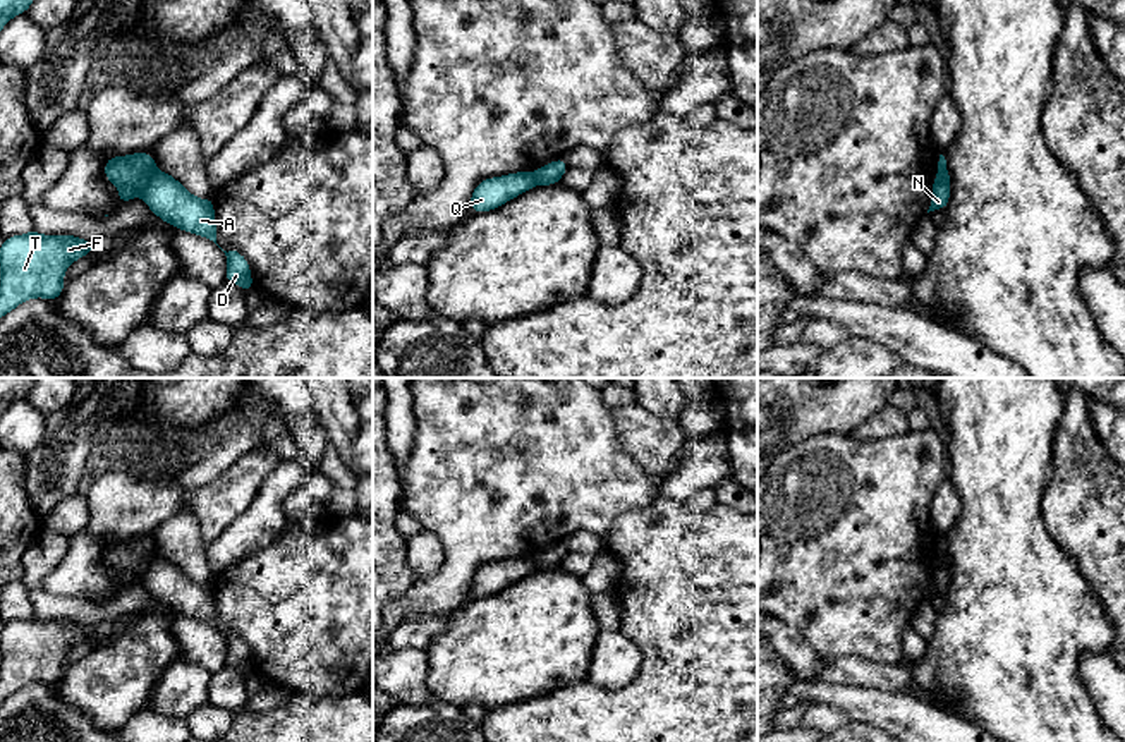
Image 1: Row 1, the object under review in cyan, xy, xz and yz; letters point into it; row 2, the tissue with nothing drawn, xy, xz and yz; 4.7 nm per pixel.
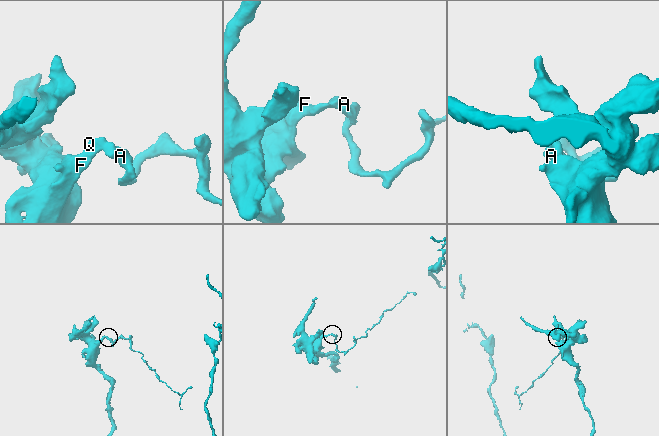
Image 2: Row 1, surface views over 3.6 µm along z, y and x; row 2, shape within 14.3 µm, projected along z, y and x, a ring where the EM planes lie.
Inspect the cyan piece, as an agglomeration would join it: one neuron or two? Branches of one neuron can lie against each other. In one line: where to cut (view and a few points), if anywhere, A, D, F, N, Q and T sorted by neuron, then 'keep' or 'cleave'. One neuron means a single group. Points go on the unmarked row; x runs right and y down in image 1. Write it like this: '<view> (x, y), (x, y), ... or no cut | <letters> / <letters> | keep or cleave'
xy (155, 552), (150, 567), (139, 579) | A D N / F Q T | cleave

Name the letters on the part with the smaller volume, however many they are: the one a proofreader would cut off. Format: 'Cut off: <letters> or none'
Cut off: A, D, N

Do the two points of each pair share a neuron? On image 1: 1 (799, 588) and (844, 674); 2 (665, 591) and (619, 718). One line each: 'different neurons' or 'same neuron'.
1: different neurons
2: same neuron

